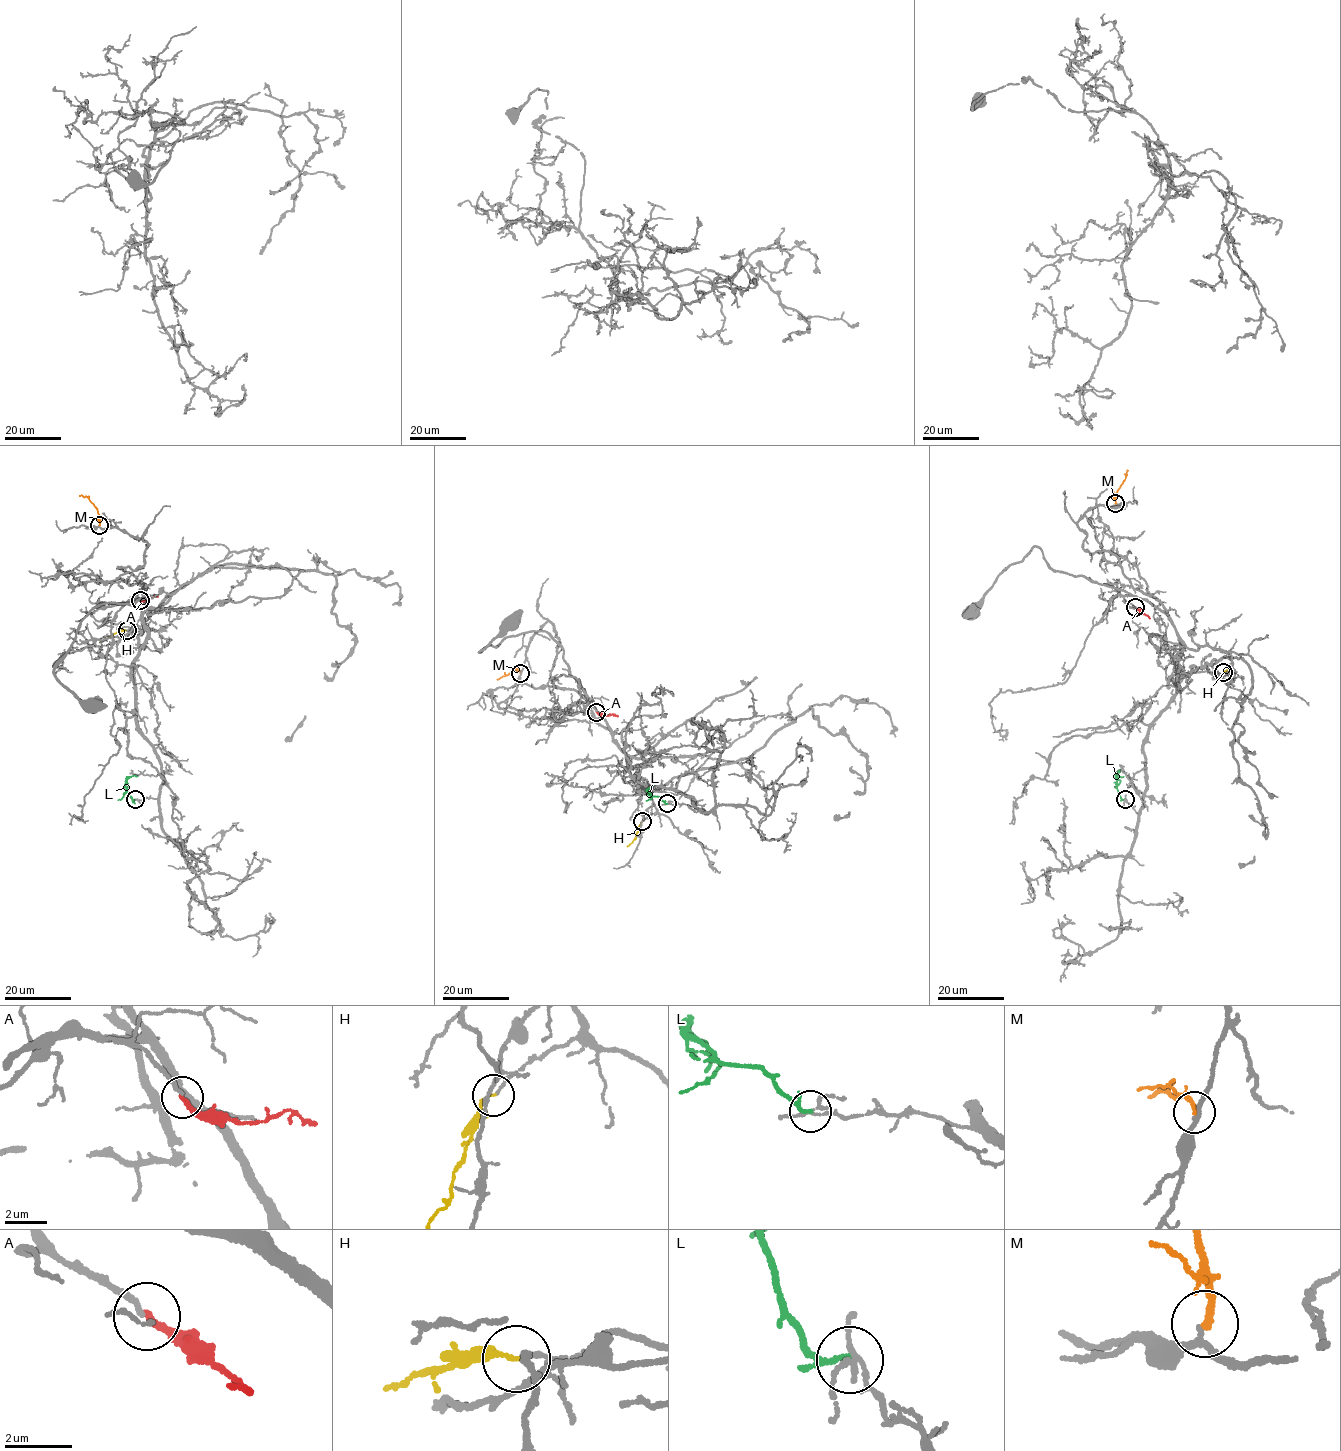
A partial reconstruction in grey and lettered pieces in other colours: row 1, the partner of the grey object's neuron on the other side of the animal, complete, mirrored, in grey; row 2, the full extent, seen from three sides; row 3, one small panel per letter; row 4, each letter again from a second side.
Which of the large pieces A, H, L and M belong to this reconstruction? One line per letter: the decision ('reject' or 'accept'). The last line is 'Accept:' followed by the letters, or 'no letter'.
A: accept
H: accept
L: reject
M: reject
Accept: A, H

